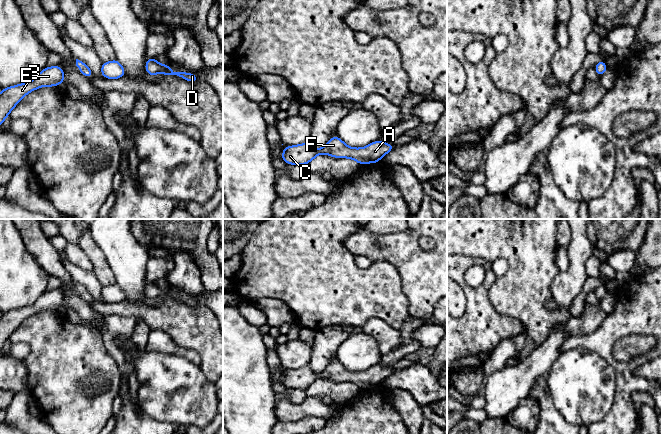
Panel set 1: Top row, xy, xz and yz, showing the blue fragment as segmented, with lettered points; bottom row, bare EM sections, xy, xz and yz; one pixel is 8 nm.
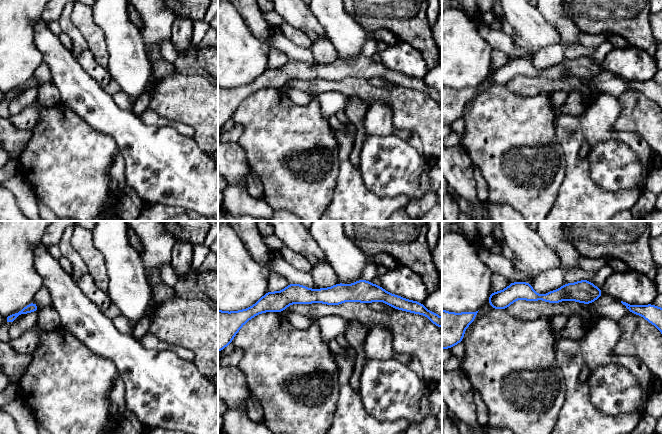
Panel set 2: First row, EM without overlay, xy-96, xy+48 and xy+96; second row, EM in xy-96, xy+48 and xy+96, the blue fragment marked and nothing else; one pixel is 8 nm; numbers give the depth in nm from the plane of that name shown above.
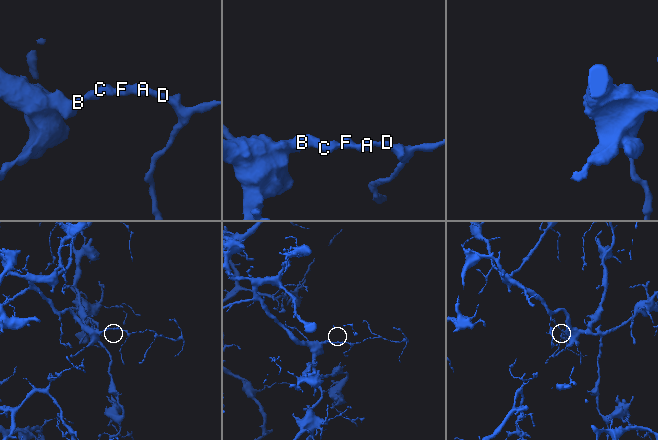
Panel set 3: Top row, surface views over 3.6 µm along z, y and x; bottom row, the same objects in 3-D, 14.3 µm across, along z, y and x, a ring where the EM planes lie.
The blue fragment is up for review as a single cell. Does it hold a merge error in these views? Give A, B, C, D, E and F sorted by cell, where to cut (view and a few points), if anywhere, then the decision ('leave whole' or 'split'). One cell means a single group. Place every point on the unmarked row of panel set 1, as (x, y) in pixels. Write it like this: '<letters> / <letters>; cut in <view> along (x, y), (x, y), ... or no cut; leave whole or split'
A B C D E F; no cut; leave whole

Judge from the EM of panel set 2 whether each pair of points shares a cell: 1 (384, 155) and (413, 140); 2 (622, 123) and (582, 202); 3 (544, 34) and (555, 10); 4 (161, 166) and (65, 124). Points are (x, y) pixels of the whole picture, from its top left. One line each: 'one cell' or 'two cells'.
1: two cells
2: two cells
3: two cells
4: two cells

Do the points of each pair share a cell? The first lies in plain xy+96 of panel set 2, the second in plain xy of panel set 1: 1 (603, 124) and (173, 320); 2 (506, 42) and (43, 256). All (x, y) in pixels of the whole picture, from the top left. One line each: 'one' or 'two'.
1: two
2: two

